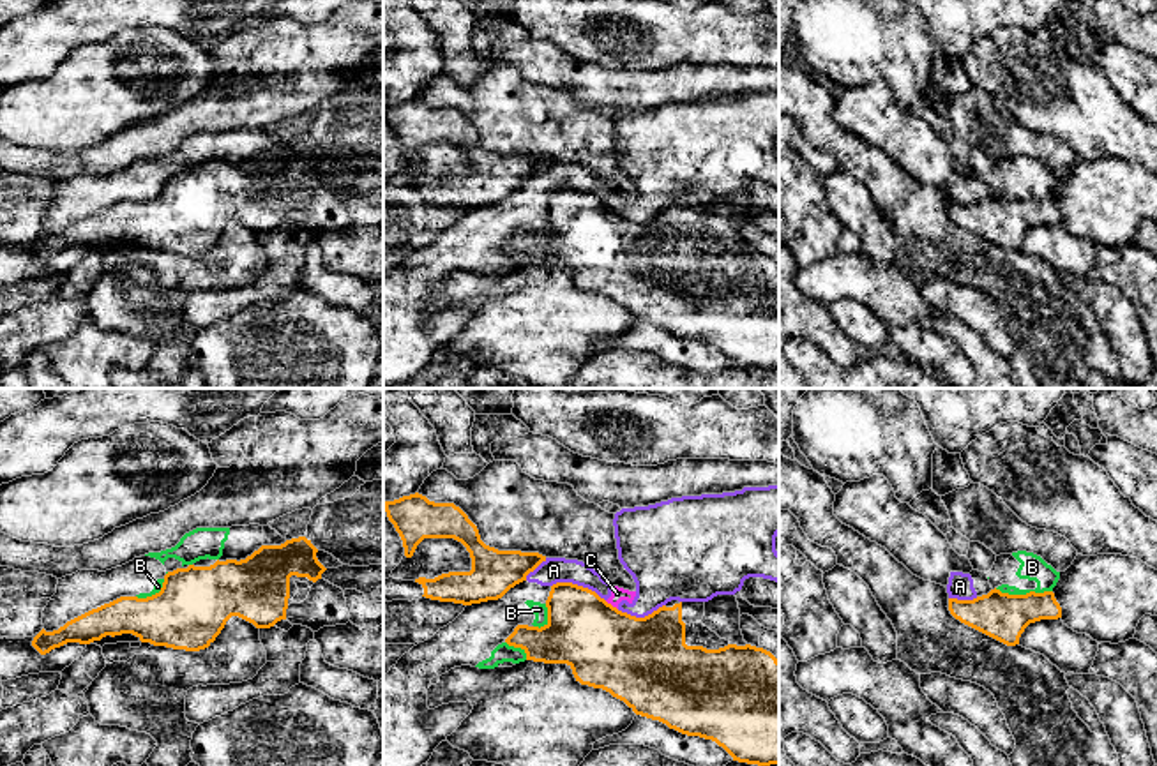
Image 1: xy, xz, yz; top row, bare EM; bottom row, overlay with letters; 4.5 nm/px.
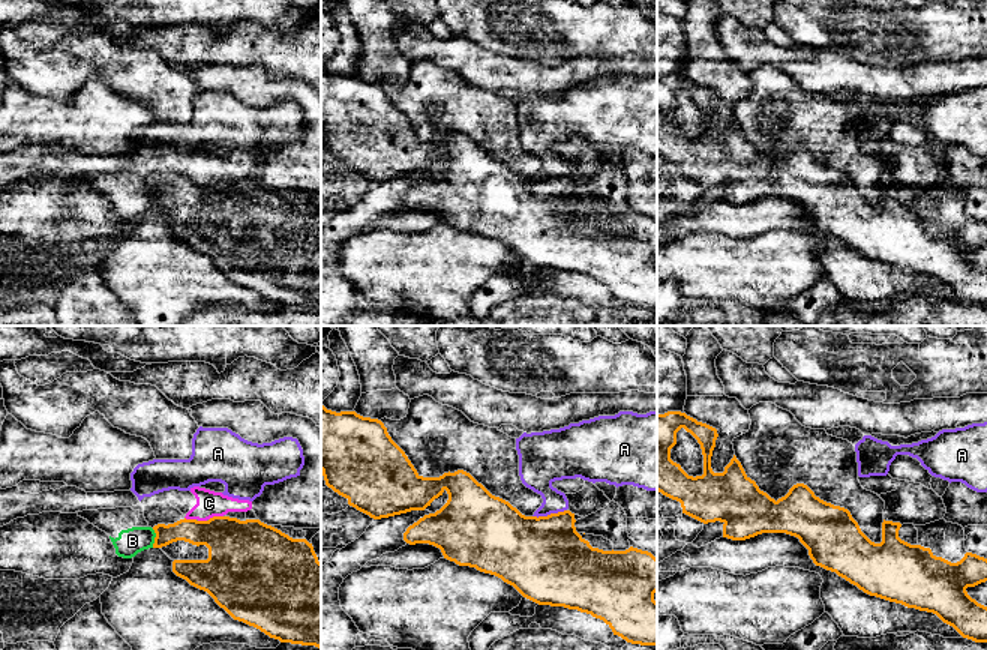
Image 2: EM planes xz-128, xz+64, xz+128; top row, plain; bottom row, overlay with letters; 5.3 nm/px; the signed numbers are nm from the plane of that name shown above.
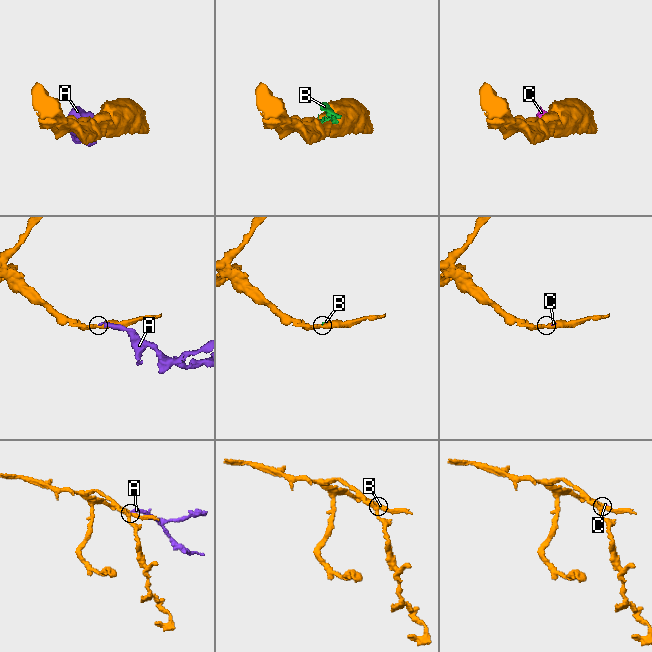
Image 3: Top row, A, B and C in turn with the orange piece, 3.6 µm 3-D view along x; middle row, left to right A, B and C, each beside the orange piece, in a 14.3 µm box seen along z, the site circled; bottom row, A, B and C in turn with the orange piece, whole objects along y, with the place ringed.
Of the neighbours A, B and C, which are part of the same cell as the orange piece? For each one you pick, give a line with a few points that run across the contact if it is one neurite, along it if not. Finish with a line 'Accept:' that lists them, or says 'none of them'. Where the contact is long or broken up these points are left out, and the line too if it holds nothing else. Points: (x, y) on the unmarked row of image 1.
Accept: none of them

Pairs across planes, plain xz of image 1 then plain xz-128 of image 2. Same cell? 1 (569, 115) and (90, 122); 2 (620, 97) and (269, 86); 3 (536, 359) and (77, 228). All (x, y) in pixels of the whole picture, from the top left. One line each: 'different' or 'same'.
1: different
2: different
3: different

